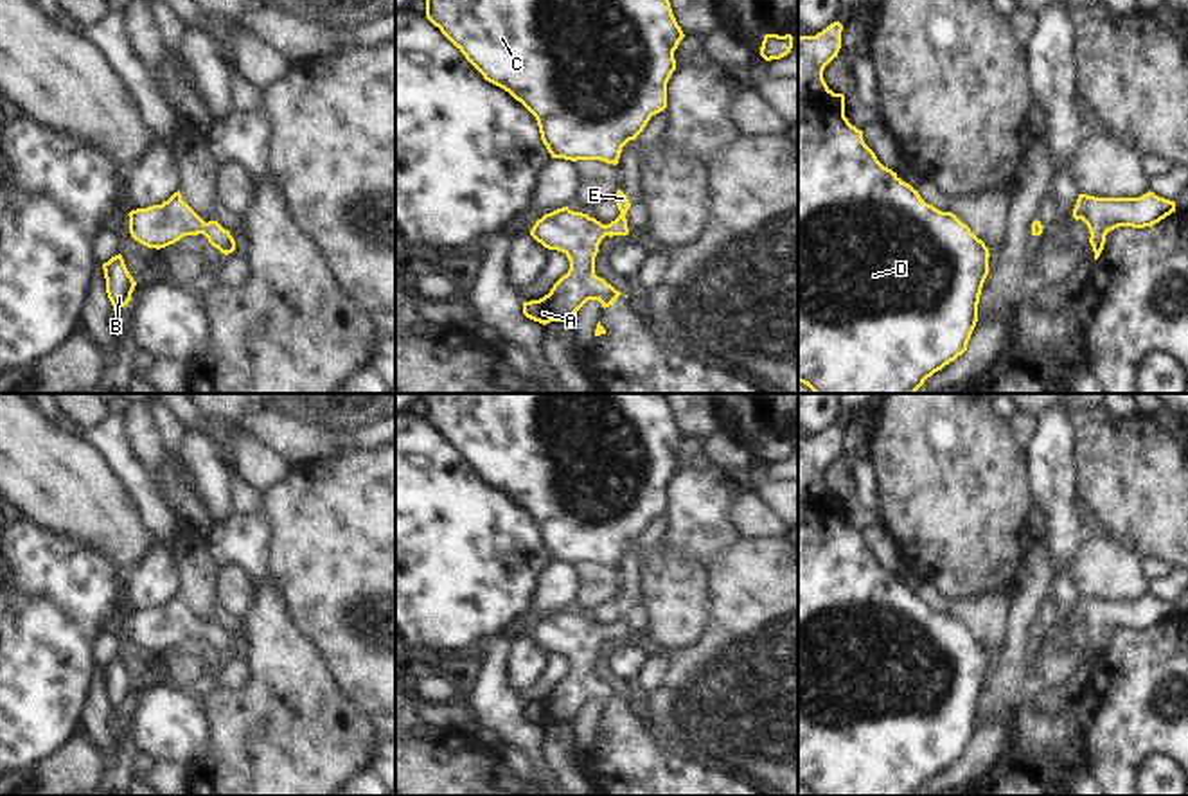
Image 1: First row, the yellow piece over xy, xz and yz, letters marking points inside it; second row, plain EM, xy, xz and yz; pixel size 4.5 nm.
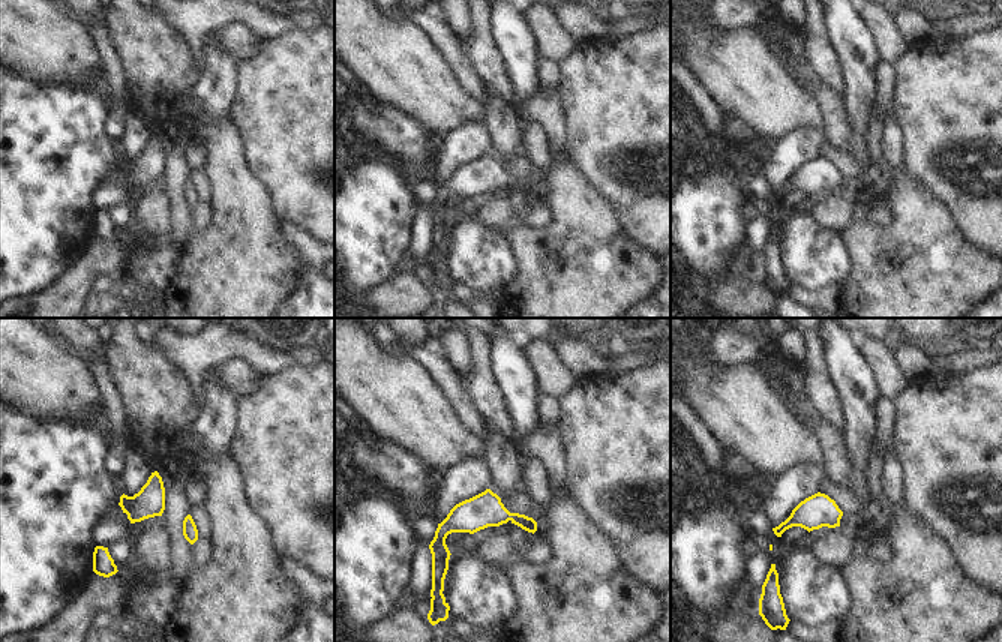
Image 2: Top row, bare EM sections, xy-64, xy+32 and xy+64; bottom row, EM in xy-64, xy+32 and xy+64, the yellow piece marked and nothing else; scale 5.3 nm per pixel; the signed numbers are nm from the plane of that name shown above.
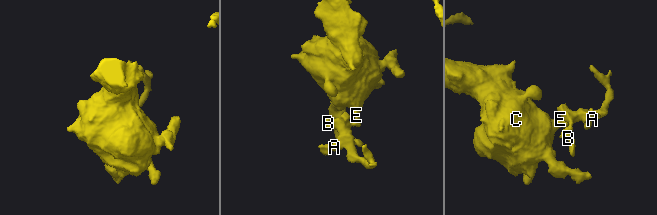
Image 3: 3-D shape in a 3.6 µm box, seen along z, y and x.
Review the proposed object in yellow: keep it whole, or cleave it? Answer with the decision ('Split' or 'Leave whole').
Leave whole

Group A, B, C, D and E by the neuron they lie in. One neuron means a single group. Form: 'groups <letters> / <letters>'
groups A B C D E

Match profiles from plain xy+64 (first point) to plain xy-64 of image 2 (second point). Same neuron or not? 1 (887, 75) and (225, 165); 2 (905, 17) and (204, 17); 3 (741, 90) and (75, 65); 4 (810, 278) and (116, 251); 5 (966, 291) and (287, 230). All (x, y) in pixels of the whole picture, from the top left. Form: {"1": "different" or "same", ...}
{"1": "different", "2": "same", "3": "same", "4": "different", "5": "different"}

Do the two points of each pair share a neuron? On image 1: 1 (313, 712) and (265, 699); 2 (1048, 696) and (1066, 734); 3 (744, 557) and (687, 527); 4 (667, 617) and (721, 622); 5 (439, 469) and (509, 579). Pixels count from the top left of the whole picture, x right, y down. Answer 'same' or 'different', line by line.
1: same
2: different
3: different
4: different
5: same

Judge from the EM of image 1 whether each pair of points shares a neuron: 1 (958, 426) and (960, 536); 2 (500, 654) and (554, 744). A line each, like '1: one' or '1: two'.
1: one
2: two

